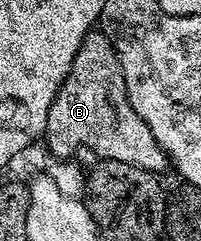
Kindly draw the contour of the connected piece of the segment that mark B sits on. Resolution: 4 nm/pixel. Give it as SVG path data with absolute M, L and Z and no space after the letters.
M91 31L83 39L71 63L71 71L67 79L63 79L51 103L51 111L47 111L43 141L49 144L52 156L57 159L72 158L76 149L90 149L94 158L131 163L131 167L143 167L149 173L161 175L164 169L170 168L163 147L159 147L155 135L151 135L151 127L147 127L135 107L131 107L123 67L119 67L109 38L100 31Z

